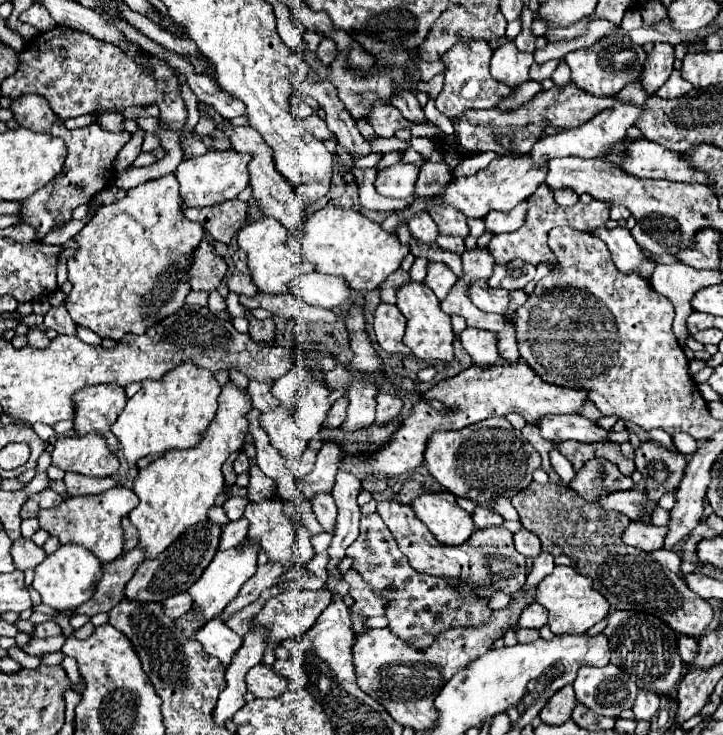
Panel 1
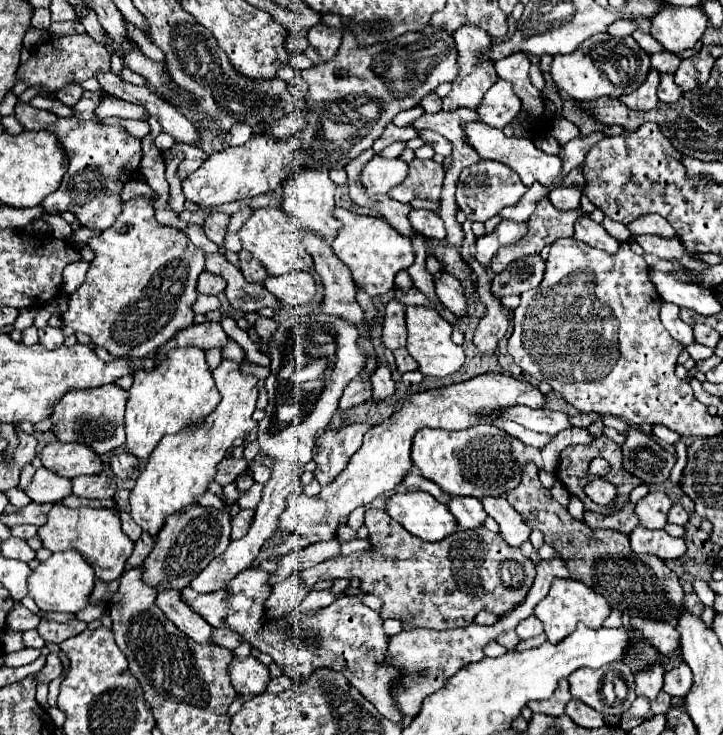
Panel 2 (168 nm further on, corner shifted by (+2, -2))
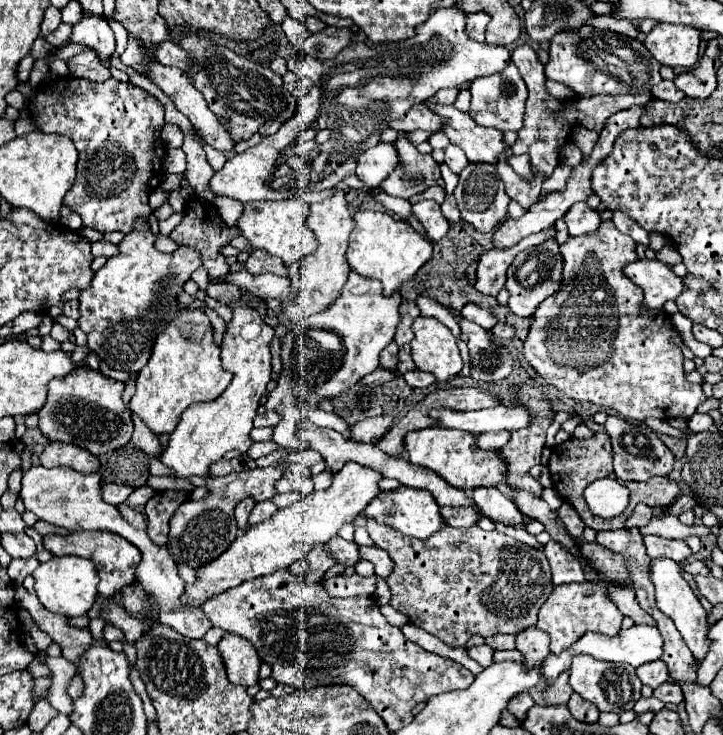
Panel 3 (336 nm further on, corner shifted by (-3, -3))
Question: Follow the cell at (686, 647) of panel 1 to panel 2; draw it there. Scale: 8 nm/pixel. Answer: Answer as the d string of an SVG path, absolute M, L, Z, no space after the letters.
M631 618L631 626L637 628L661 654L671 654L673 650L679 650L679 634L677 628L665 622L655 622L655 620L641 620L641 618Z

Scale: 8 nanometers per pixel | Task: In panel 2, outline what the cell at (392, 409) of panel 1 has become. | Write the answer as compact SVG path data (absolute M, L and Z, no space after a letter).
M379 364L377 370L371 376L373 384L373 400L383 402L385 398L391 398L395 394L395 382L391 378L391 370L385 364Z

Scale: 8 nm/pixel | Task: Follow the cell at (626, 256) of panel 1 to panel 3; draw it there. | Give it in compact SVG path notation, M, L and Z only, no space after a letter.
M576 203L564 215L564 221L568 225L570 235L586 235L586 233L592 233L598 229L600 215L598 215L598 211L590 209L586 203Z

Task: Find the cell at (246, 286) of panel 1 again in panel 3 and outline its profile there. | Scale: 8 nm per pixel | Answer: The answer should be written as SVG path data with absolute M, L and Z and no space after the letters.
M252 251L246 261L246 269L252 275L274 273L280 277L288 277L288 267L282 263L282 259L274 259L272 255L266 255L266 251Z

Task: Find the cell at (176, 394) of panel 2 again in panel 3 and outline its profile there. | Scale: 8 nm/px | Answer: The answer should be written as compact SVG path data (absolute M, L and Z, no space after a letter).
M180 307L178 309L178 317L174 317L168 327L156 337L154 347L152 347L152 355L146 363L146 367L138 373L136 379L136 393L130 401L130 409L142 417L142 421L150 427L152 433L172 433L176 423L178 423L178 415L192 403L198 401L212 401L216 399L232 381L230 371L224 371L220 365L220 347L214 343L212 339L212 325L208 321L208 317L200 311L200 309L190 309L190 307Z

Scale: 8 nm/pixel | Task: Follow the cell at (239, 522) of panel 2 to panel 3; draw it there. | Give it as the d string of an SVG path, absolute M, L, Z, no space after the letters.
M264 501L264 503L256 503L252 513L250 513L250 519L248 523L250 525L256 525L256 523L262 523L266 519L270 519L274 515L274 511L278 511L278 507L272 503L272 501Z

